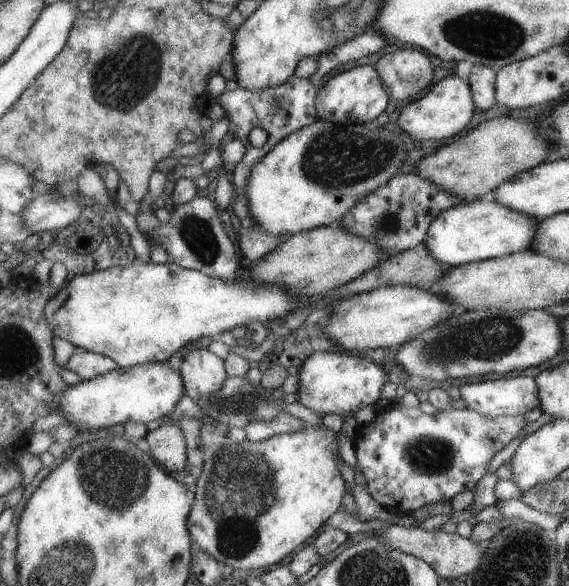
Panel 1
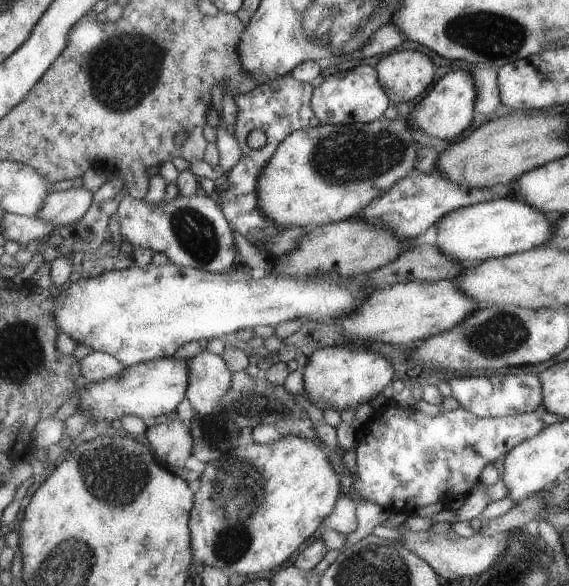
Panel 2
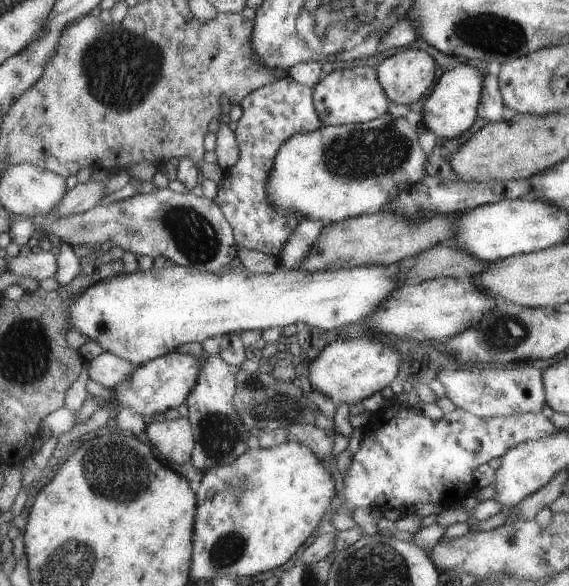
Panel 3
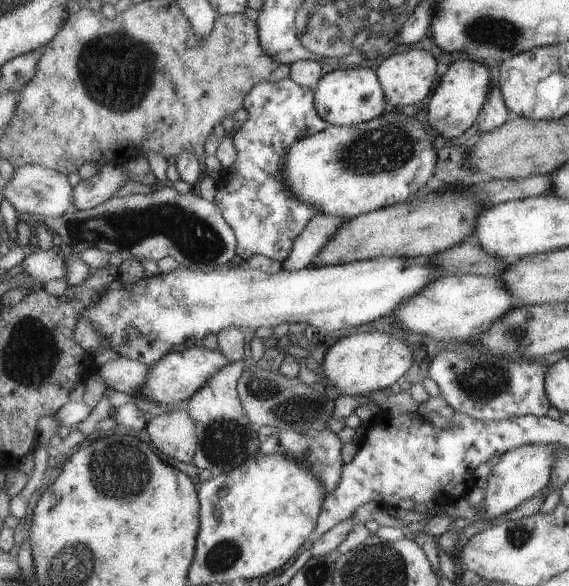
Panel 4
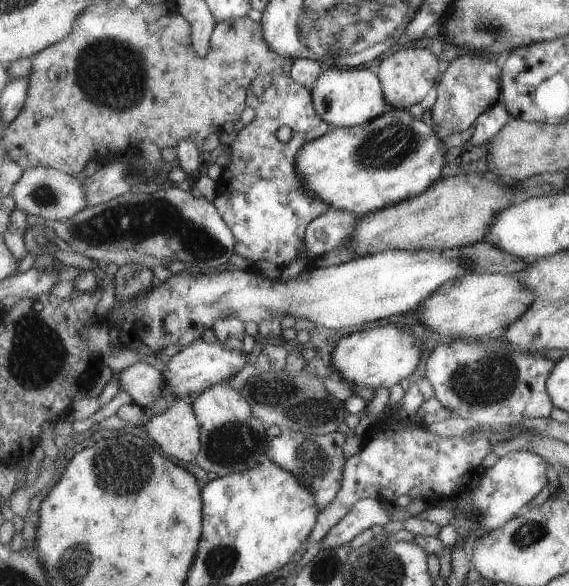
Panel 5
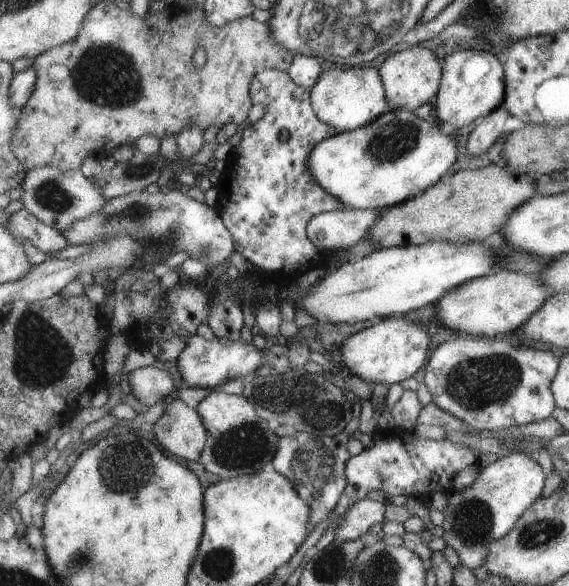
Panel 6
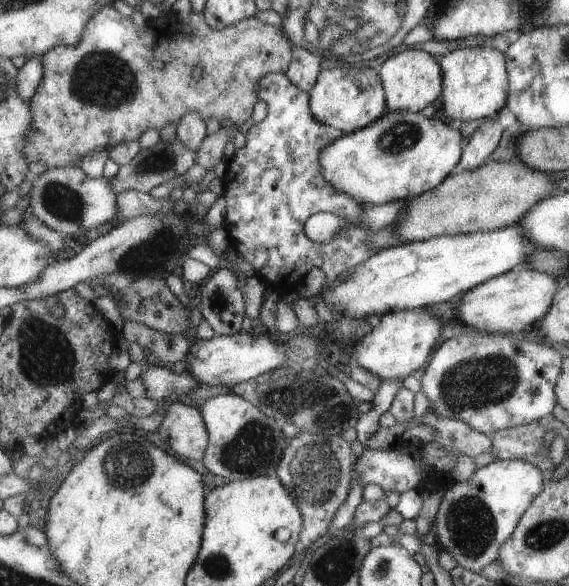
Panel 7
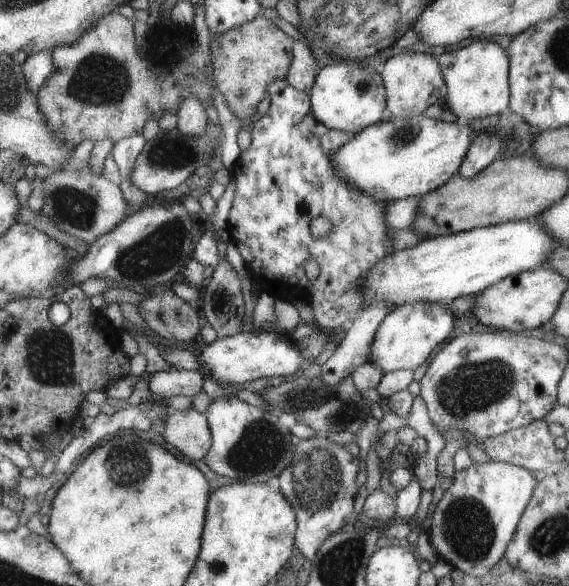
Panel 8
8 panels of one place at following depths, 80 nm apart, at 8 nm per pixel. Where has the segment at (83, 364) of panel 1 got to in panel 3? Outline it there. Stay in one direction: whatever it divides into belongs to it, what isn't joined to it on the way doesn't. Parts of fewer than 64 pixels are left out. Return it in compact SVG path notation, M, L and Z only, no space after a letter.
M103 350L100 355L87 362L85 376L109 389L114 389L123 381L129 382L137 367L132 362Z

